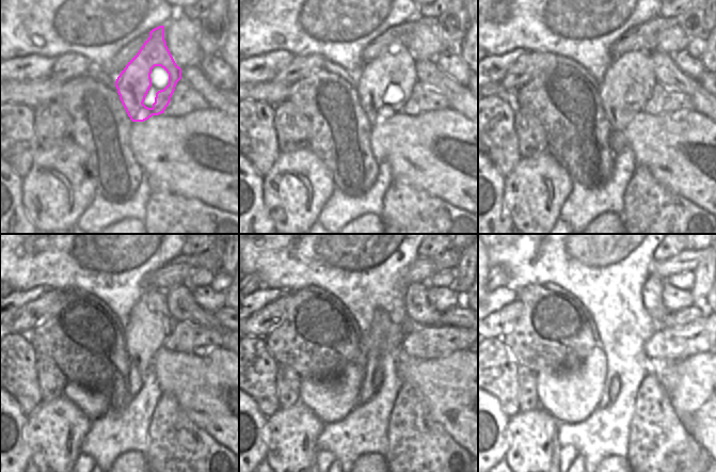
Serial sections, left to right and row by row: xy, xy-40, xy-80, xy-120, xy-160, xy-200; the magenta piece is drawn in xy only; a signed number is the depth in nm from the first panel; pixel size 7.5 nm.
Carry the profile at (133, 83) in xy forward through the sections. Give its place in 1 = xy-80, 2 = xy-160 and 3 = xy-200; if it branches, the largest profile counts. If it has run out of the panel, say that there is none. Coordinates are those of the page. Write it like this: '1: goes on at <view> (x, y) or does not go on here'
1: goes on at xy-80 (629, 81)
2: goes on at xy-160 (383, 333)
3: goes on at xy-200 (615, 383)

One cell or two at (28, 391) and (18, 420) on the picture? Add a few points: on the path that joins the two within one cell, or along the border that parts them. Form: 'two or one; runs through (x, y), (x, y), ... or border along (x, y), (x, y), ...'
two; border along (11, 394), (26, 415)

